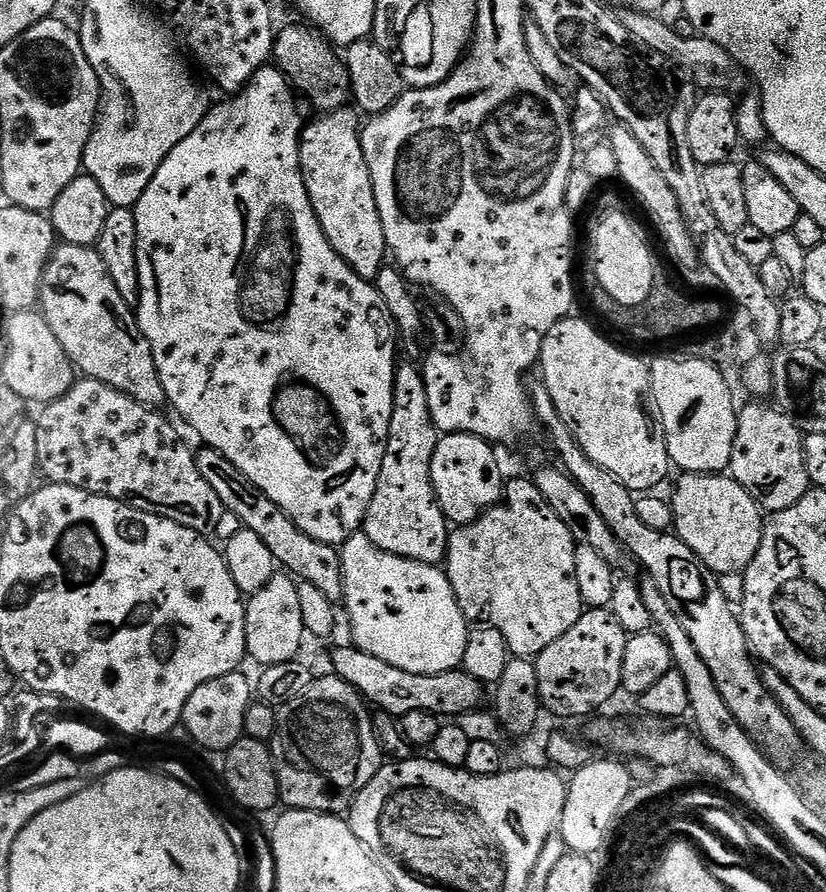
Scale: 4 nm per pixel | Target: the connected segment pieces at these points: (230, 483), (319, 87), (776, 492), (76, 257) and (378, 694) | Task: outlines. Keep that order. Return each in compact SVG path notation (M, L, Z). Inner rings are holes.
M207 446L201 449L196 452L196 465L202 473L202 478L217 491L225 511L236 514L243 527L262 539L281 567L305 583L313 584L322 590L322 594L326 594L326 598L330 598L333 602L343 601L344 576L341 573L339 551L333 545L318 542L306 535L275 502L266 497L266 494L250 482L224 455Z
M288 24L277 31L276 44L272 47L274 64L287 76L293 89L317 108L317 113L333 112L345 107L352 95L348 65L336 64L337 49L332 41L315 27L304 24Z
M768 402L752 403L756 404L741 407L736 417L730 475L756 499L765 513L781 512L794 506L810 490L802 428L787 411L779 412L764 404Z
M57 243L42 274L38 308L50 330L54 330L54 338L58 338L62 350L66 350L73 365L87 379L114 386L114 390L142 402L148 408L159 409L165 403L164 387L150 350L150 342L146 342L142 334L133 305L127 304L122 294L118 294L118 286L114 286L114 278L110 278L110 270L106 270L106 262L102 262L95 247Z
M355 646L347 647L336 648L332 652L335 675L360 693L373 709L380 708L376 710L381 713L399 718L413 710L422 710L433 712L441 718L459 718L481 707L480 699L483 698L485 689L480 681L466 671L410 674L410 670L398 670L398 666L390 666L390 662L382 662L380 656L366 654L366 650Z

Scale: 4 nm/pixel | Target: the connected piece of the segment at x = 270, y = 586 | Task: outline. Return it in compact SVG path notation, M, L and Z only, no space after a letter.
M277 571L276 575L262 586L253 596L247 597L246 607L246 646L248 656L254 663L264 668L290 662L301 654L300 647L306 641L302 610L298 599L298 583L287 571Z

